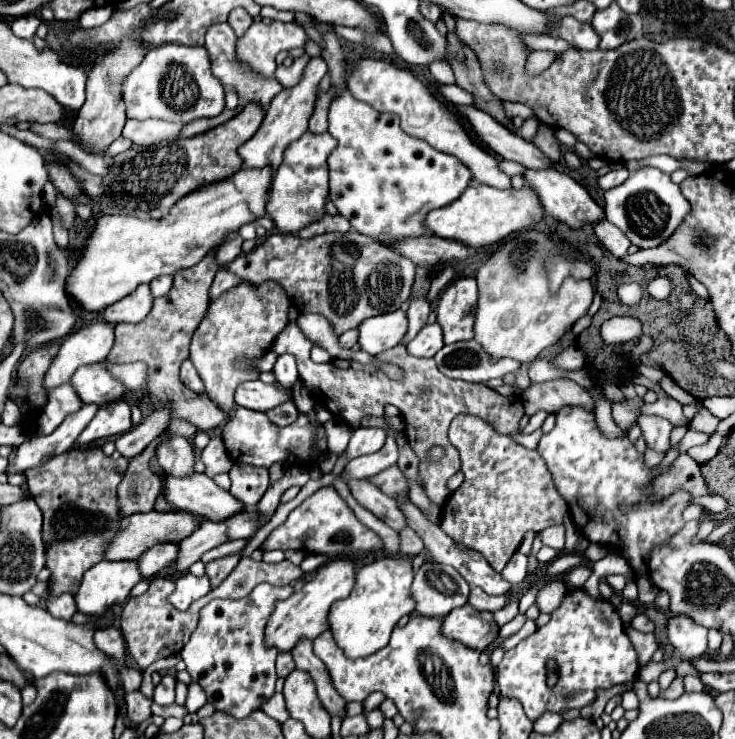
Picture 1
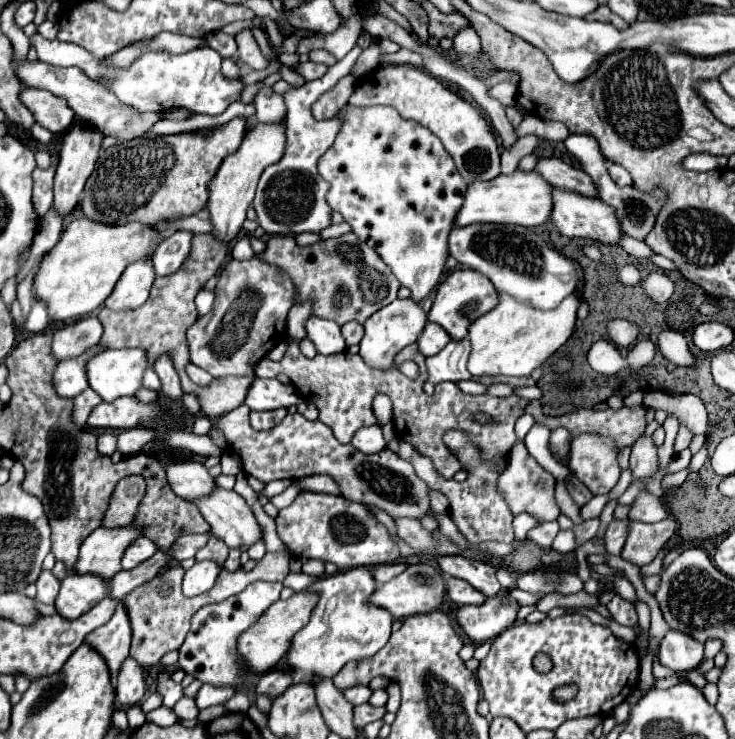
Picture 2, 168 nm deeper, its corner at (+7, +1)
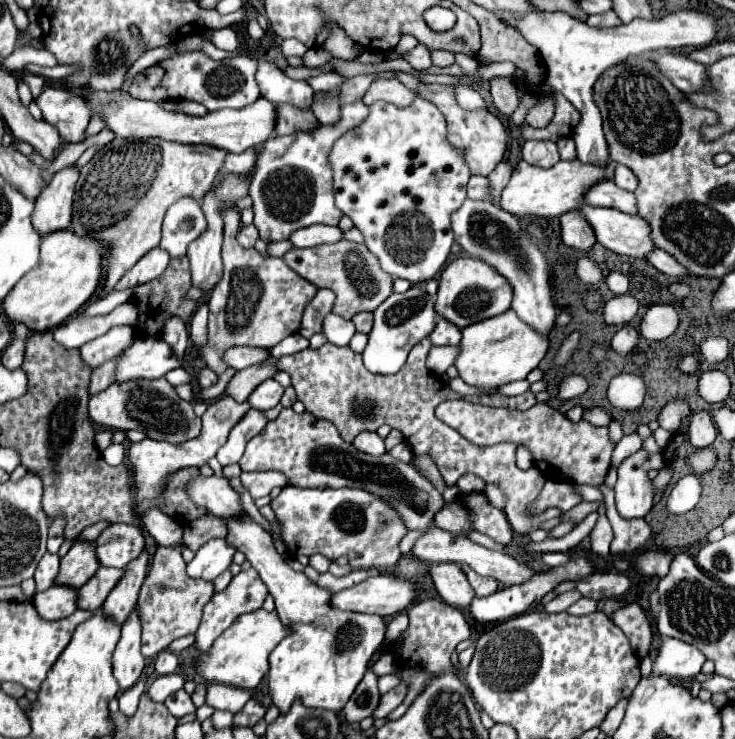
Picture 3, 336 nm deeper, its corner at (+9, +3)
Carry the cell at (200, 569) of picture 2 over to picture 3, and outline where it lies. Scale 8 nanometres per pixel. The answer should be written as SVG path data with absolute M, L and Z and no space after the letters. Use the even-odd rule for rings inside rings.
M211 539L195 553L193 561L187 563L187 575L193 579L213 581L231 565L233 553L235 549L229 547L225 539Z

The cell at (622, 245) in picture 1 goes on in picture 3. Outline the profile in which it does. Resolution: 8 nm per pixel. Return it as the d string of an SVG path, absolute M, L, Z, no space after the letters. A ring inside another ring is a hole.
M653 249L653 253L647 253L645 259L647 259L655 269L659 269L661 273L671 275L671 277L681 277L681 275L687 275L687 273L689 273L681 263L677 263L677 261L675 261L669 253L665 253L663 249Z

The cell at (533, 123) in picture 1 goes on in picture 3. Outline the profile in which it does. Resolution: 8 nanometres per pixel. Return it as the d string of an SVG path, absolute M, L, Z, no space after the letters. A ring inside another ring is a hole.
M511 77L491 79L491 97L493 97L493 105L497 107L497 111L505 115L507 119L513 115L513 111L519 105L519 97L515 93L515 81Z

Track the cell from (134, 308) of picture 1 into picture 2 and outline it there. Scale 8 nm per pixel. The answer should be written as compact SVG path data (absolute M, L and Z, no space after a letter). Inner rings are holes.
M151 257L131 263L127 271L123 271L113 293L107 297L105 307L121 311L121 309L135 309L143 305L143 301L147 301L149 297L155 277L157 275L155 275Z

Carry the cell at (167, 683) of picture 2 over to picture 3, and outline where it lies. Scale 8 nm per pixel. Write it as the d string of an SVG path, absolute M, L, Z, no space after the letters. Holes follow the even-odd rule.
M179 689L179 691L171 693L165 699L165 705L171 711L171 715L175 715L175 717L183 717L183 715L195 711L195 705L193 705L193 701L191 701L191 697L189 697L189 693L185 689Z

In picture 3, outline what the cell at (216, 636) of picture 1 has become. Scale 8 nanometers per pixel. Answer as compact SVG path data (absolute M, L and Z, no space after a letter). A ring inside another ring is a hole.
M249 569L249 571L241 571L239 575L233 577L233 581L229 583L227 589L219 591L203 609L203 619L201 619L201 625L195 633L195 643L193 643L193 649L197 653L207 653L211 649L211 643L219 637L221 631L225 631L239 615L243 613L251 613L251 611L257 611L261 609L265 597L267 597L267 589L261 581L261 577L257 577L257 571L255 569Z

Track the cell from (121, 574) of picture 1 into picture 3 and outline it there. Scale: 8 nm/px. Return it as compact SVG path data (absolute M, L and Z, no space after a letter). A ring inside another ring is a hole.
M53 585L53 589L35 593L33 607L47 621L65 619L77 611L77 589L69 589L67 585Z

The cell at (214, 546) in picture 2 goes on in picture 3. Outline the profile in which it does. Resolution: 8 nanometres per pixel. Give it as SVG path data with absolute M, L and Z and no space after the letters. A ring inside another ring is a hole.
M205 515L193 523L189 523L185 527L185 547L189 547L193 553L197 553L201 549L201 545L205 545L211 539L217 537L225 537L227 535L227 527L219 517L211 517Z

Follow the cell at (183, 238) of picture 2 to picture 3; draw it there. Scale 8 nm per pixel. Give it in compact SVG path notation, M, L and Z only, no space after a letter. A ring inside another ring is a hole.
M181 199L169 207L163 221L163 239L159 243L161 249L169 253L169 257L185 257L187 245L197 239L207 227L205 215L201 211L201 203L195 199Z

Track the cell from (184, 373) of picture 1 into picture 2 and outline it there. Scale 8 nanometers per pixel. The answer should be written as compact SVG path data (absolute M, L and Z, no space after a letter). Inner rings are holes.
M189 363L187 365L187 373L189 373L189 377L191 377L191 381L193 383L197 383L197 385L209 385L211 381L213 381L213 375L211 373L207 373L205 369L201 369L201 367L197 367L197 365L193 365L193 363Z

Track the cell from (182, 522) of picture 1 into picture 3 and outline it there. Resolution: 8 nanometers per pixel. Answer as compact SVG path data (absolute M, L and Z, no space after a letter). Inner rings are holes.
M75 541L69 553L61 559L61 569L57 575L57 583L71 585L71 587L81 587L97 569L101 563L97 561L97 551L95 543L91 541Z

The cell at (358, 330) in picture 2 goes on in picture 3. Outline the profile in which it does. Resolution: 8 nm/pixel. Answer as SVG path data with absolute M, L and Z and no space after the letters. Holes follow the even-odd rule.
M357 313L351 321L353 321L357 333L365 333L367 335L371 331L371 325L373 325L373 315L371 313Z

